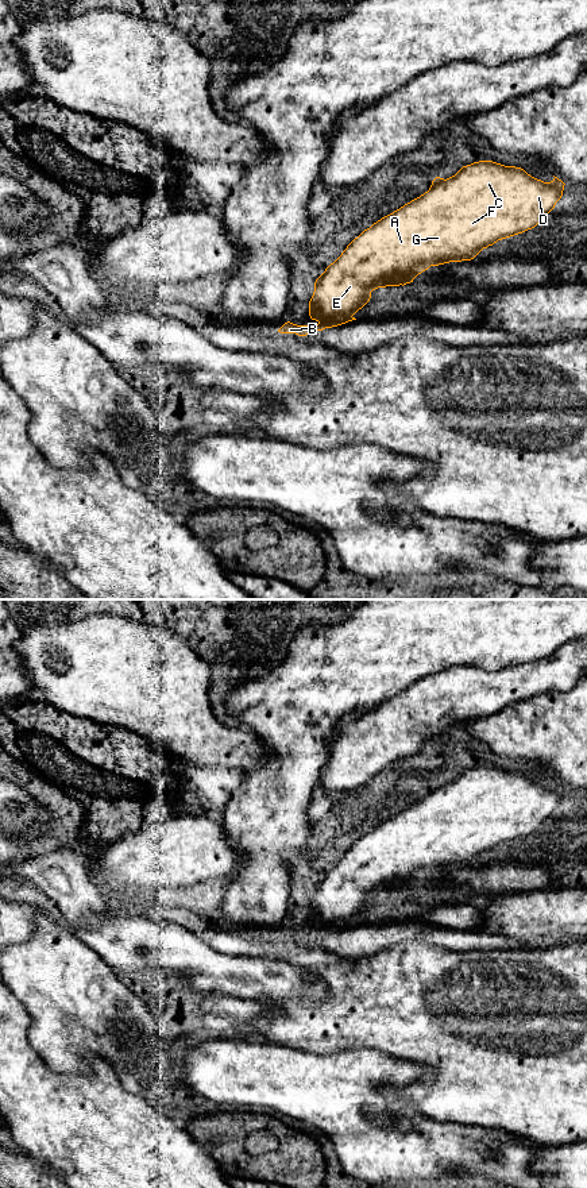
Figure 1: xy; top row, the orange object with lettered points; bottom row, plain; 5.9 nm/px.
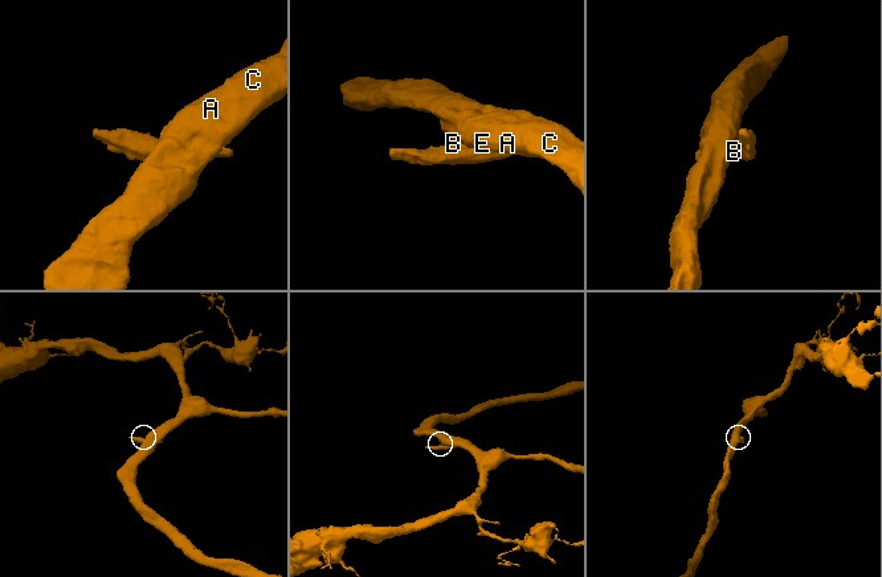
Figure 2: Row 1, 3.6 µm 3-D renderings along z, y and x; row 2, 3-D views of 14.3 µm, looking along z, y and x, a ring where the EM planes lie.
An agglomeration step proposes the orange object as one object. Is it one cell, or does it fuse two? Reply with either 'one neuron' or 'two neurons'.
two neurons

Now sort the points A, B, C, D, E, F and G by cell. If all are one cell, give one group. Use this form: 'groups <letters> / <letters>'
groups A C D E F G / B

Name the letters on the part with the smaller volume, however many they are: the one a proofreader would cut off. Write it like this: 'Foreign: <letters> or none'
Foreign: B

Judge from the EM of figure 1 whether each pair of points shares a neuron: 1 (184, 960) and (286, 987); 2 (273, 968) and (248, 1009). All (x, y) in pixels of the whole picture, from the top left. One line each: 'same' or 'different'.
1: same
2: different

